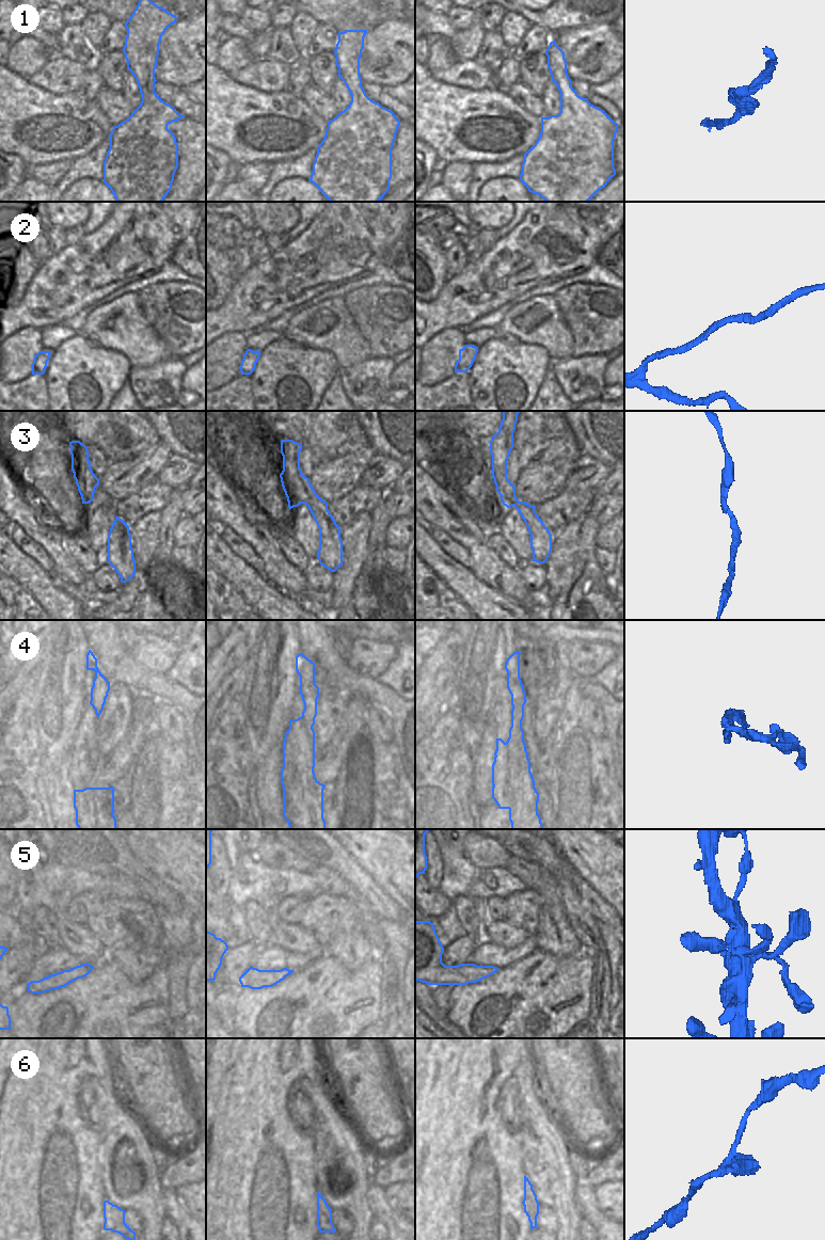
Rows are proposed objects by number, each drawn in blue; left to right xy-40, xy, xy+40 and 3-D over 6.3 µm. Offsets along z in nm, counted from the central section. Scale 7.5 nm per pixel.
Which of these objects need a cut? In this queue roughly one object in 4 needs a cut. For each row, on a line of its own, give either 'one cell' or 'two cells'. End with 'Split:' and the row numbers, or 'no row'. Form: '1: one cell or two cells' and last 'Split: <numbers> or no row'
1: one cell
2: one cell
3: one cell
4: two cells
5: one cell
6: one cell
Split: 4

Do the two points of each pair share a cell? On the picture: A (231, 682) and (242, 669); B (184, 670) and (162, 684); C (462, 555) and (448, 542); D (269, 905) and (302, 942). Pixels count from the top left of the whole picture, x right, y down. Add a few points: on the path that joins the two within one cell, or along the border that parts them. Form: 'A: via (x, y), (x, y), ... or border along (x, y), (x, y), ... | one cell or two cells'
A: via (234, 679), (240, 672) | one cell
B: border along (164, 677), (180, 684), (190, 694) | two cells
C: via (459, 553), (451, 545) | one cell
D: via (272, 916), (274, 921), (284, 931), (291, 935) | one cell

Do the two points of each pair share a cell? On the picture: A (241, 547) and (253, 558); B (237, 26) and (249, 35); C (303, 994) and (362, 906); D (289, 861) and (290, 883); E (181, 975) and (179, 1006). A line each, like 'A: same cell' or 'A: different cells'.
A: same cell
B: same cell
C: different cells
D: different cells
E: same cell

